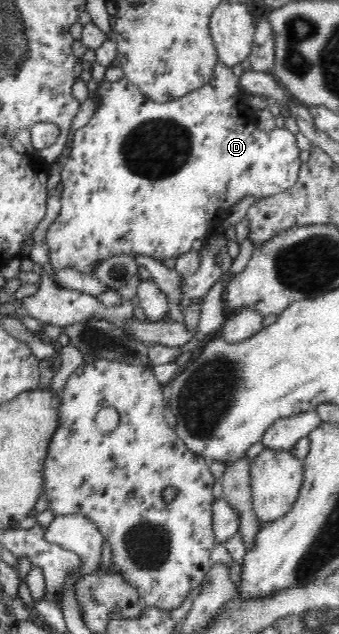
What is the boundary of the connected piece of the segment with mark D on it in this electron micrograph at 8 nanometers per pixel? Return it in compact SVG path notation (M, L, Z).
M218 63L215 66L213 77L201 85L201 88L194 89L193 92L177 98L177 100L159 103L145 96L138 86L133 82L123 78L119 81L103 81L97 85L98 109L94 112L89 122L80 129L77 129L72 136L72 151L67 162L61 171L61 213L49 226L46 233L48 242L48 256L53 269L74 268L77 272L94 275L95 262L105 260L117 255L129 253L143 254L163 262L167 258L176 258L186 252L198 252L207 243L216 228L221 226L230 211L237 202L241 202L245 196L253 198L265 198L283 192L291 188L297 182L301 164L305 158L301 158L303 153L297 147L295 134L285 127L275 127L270 132L259 129L256 125L255 110L245 104L243 100L243 90L239 88L238 78L233 74L231 68Z

